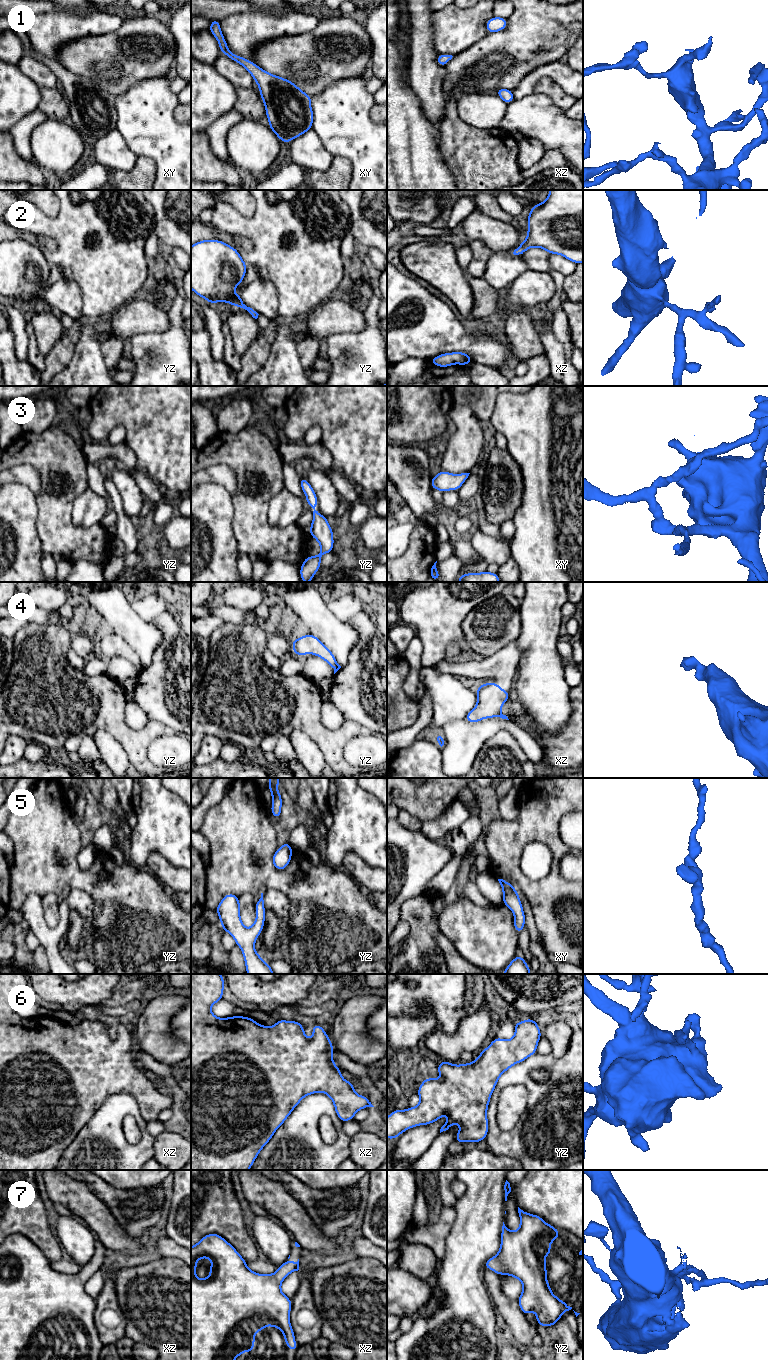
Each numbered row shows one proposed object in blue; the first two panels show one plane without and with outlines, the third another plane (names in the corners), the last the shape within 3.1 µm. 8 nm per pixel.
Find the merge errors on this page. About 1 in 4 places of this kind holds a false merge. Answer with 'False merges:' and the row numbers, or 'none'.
False merges: none

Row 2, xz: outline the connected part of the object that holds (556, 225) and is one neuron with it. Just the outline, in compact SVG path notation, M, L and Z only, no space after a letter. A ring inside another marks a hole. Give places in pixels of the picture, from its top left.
M550 190L545 201L530 208L527 224L527 239L521 241L520 246L514 250L514 255L523 254L531 247L538 247L549 254L562 255L576 264L583 262L583 190Z

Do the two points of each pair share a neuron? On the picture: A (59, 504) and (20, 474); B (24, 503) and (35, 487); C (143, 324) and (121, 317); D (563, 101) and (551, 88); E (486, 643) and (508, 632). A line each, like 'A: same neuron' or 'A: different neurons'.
A: different neurons
B: different neurons
C: same neuron
D: same neuron
E: same neuron

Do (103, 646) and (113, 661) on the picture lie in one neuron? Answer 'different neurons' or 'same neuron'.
different neurons

